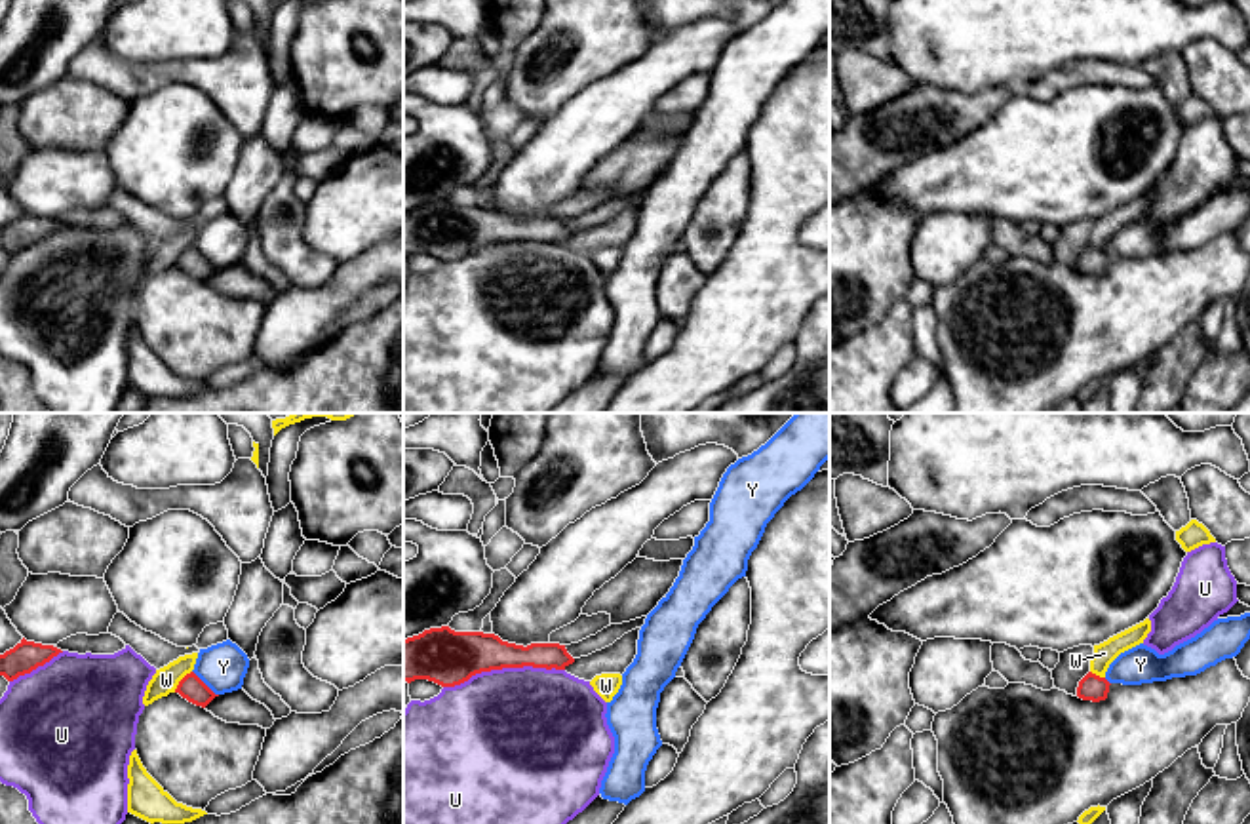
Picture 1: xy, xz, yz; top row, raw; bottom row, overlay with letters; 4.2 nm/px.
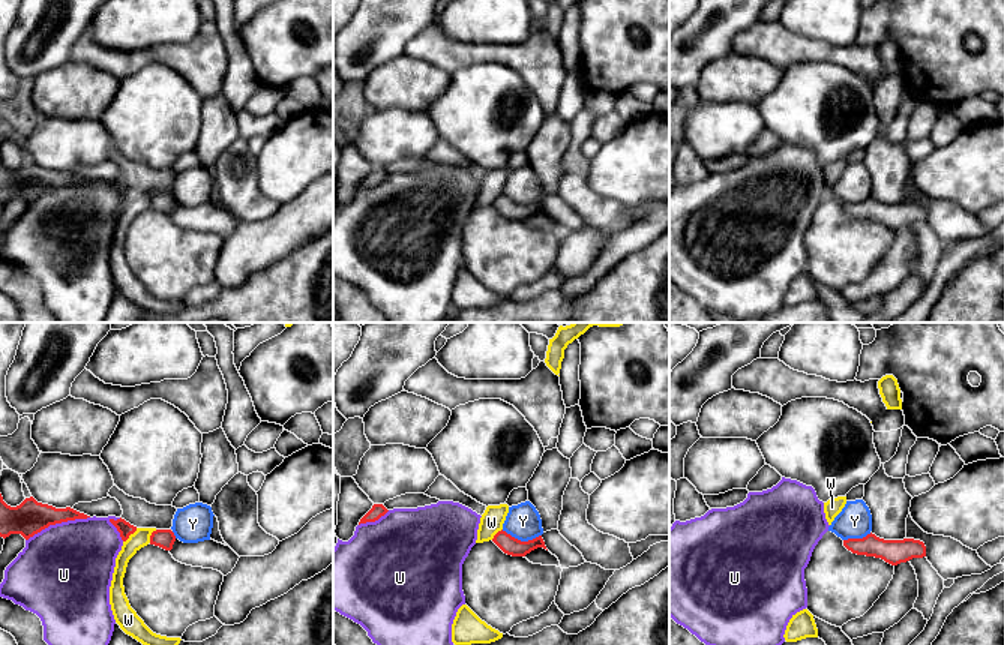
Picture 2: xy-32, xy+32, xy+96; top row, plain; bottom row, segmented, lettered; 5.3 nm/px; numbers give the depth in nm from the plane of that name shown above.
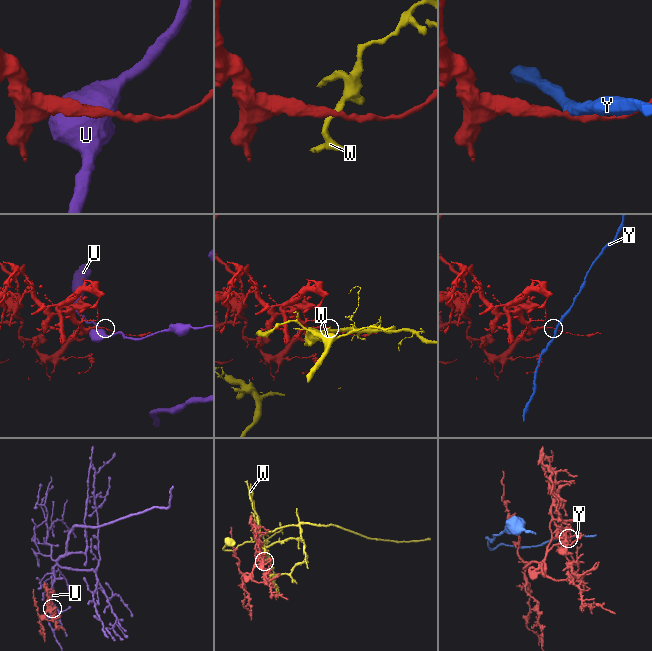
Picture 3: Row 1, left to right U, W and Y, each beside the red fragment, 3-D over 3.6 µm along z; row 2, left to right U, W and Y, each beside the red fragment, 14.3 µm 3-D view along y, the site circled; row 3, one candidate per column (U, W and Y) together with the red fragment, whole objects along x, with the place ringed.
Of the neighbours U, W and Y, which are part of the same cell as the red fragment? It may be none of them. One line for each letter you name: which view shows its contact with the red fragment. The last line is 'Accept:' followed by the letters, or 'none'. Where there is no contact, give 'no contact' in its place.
Accept: none

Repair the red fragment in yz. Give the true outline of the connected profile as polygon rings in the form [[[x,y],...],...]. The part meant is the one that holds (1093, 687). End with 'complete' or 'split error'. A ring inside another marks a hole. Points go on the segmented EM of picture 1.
[[[1088,672],[1077,687],[1077,696],[1083,700],[1100,702],[1107,698],[1109,693],[1109,681],[1105,677],[1100,677],[1092,672]]] | complete

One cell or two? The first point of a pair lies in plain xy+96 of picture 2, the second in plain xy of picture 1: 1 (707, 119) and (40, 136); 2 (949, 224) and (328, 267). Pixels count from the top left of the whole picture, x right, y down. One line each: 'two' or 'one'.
1: two
2: one

